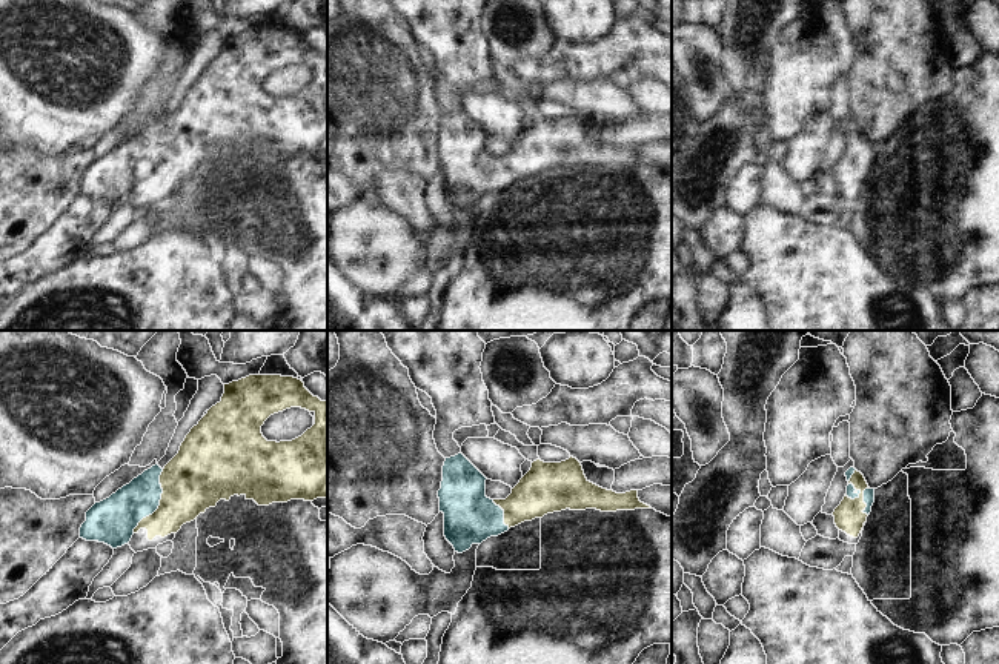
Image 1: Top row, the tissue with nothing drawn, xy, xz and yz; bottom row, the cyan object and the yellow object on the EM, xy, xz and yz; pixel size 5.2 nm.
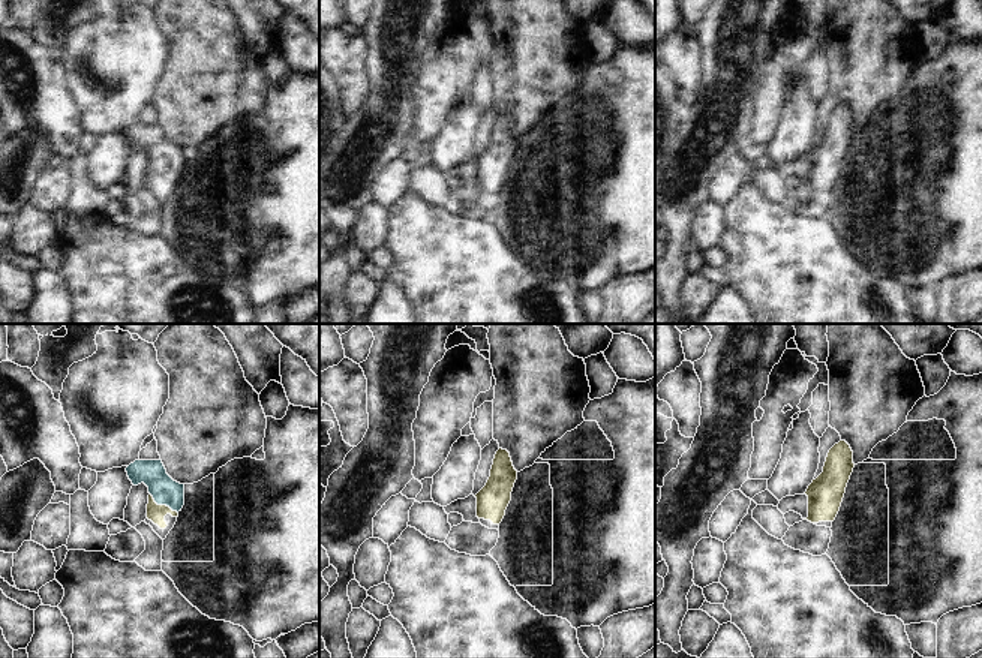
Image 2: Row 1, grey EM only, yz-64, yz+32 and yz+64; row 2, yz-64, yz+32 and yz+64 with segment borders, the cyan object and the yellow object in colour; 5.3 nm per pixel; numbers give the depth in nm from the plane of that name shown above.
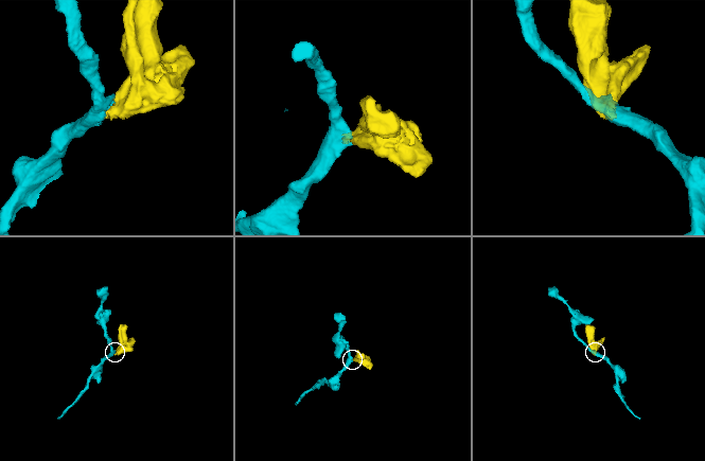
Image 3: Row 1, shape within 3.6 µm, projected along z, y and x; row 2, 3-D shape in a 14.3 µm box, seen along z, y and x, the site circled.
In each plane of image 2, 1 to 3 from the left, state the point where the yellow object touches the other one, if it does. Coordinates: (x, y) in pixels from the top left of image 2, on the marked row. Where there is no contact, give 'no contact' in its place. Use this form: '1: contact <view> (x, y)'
1: contact yz-64 (162, 504)
2: no contact
3: no contact

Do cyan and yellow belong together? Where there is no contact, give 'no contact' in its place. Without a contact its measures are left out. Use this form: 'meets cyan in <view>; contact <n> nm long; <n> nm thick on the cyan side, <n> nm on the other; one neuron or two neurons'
meets cyan in yz; contact 260 nm long; 50 nm thick on the cyan side, 160 nm on the other; one neuron

